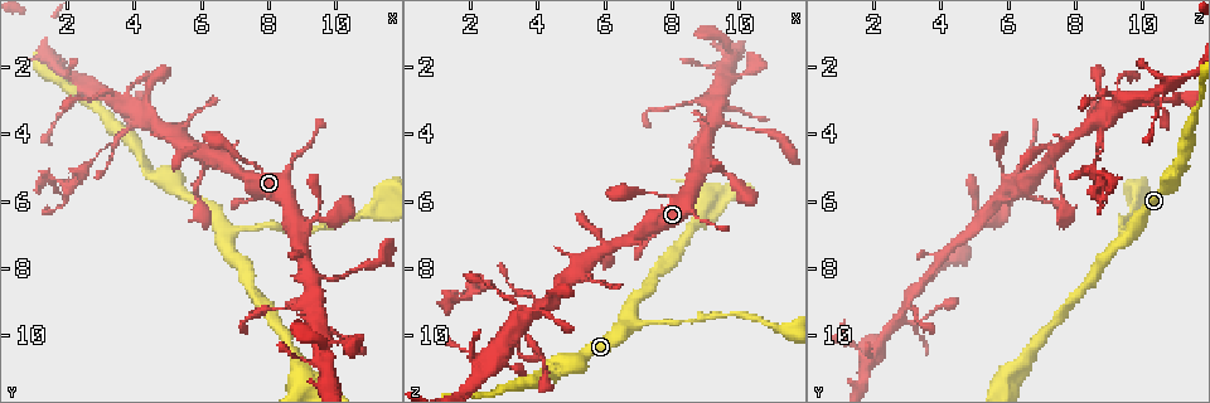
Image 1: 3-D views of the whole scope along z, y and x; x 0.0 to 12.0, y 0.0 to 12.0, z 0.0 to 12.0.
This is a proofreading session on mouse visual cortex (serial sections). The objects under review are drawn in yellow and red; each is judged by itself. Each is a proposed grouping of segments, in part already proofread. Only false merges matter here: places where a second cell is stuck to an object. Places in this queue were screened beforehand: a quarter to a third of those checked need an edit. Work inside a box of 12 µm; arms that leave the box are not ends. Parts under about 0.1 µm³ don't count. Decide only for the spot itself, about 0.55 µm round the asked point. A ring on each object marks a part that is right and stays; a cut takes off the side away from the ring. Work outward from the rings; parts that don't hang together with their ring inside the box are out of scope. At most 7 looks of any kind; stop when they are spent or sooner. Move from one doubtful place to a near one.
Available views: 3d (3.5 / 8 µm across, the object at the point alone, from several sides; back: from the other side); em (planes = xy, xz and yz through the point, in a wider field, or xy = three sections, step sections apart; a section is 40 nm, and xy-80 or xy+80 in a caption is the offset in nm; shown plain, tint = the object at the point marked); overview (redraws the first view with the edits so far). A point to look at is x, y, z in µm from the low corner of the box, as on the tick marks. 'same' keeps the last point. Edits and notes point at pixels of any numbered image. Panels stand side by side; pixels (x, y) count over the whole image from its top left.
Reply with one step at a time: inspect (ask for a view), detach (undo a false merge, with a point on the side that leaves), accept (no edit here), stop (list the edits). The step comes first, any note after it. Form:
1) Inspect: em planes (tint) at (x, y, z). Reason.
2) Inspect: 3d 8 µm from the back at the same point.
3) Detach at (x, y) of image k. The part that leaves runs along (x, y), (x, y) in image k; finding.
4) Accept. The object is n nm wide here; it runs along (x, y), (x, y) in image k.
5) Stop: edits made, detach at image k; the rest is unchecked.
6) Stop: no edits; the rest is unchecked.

Inspect: 3d 3.5 µm at (9.2, 8.2, 3.7). Three-way junction.

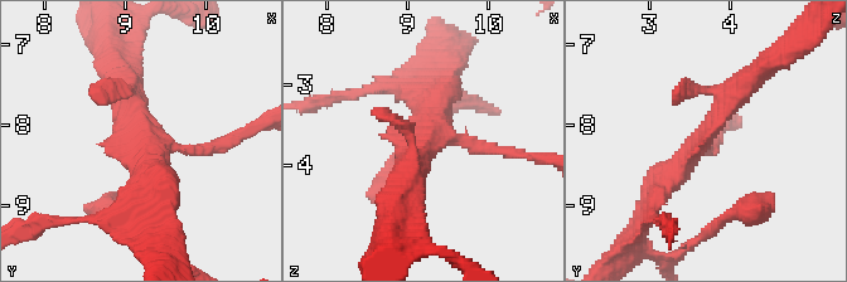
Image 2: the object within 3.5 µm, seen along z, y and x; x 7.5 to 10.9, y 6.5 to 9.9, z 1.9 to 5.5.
Inspect: em xy step 2 (tint) at (9.20, 8.15, 3.65). Now the EM.

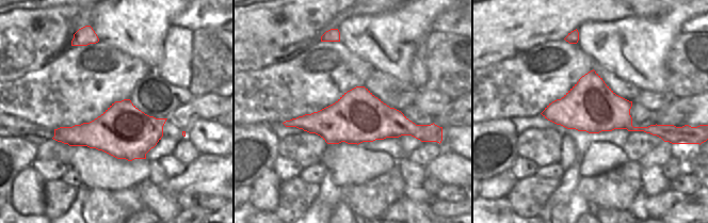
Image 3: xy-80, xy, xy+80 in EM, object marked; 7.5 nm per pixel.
Inspect: em xy step 3 (tint) at the same point. Cut it another way.

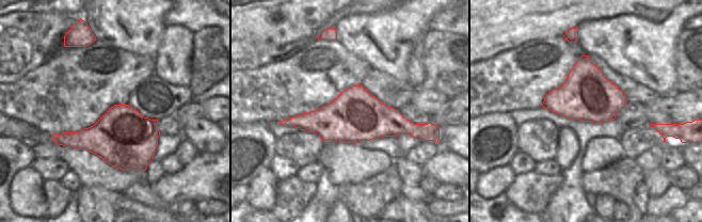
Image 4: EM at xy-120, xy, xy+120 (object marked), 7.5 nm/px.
Accept. It runs along (285, 122), (389, 122), (418, 129) in image 4; continuous, no second cell.

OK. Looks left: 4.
Inspect: em xy step 1 (tint) at (10.3, 10.2, 2.1). Sharp bend.

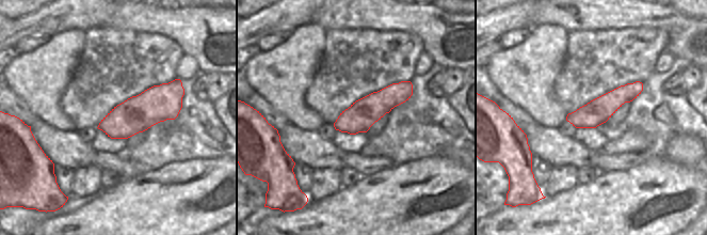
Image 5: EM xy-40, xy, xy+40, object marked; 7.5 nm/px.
Inspect: 3d 3.5 µm at the same point. See where the arms go.

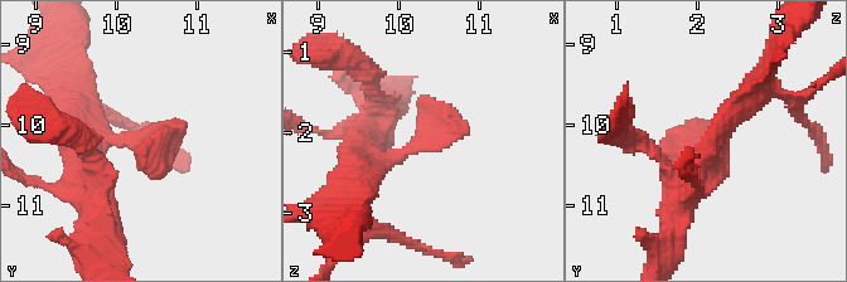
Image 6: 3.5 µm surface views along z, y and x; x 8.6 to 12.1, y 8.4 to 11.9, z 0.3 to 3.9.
Accept. It runs along (408, 84), (358, 118), (337, 126) in image 5; all the same cell.

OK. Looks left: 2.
Inspect: 3d 3.5 µm at (6.8, 6.9, 9.7). Three-way junction.

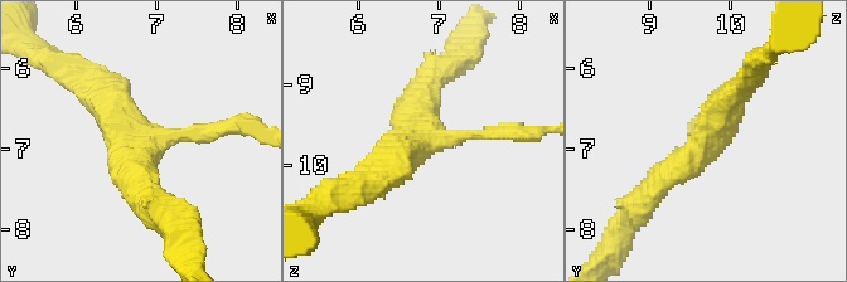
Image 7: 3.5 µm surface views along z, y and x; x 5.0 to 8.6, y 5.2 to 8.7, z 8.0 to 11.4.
Inspect: em planes (tint) at (6.70, 6.90, 9.75). 3 arms meet here; the arms are 150, 300, 350 nm wide; now the EM.

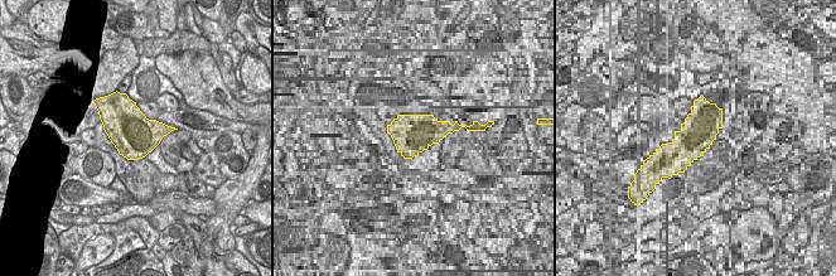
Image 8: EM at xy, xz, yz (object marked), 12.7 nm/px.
Accept. It runs along (748, 82), (696, 155), (647, 194) in image 7; one cell here.

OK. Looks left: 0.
Stop: no edits; the rest is unchecked.

